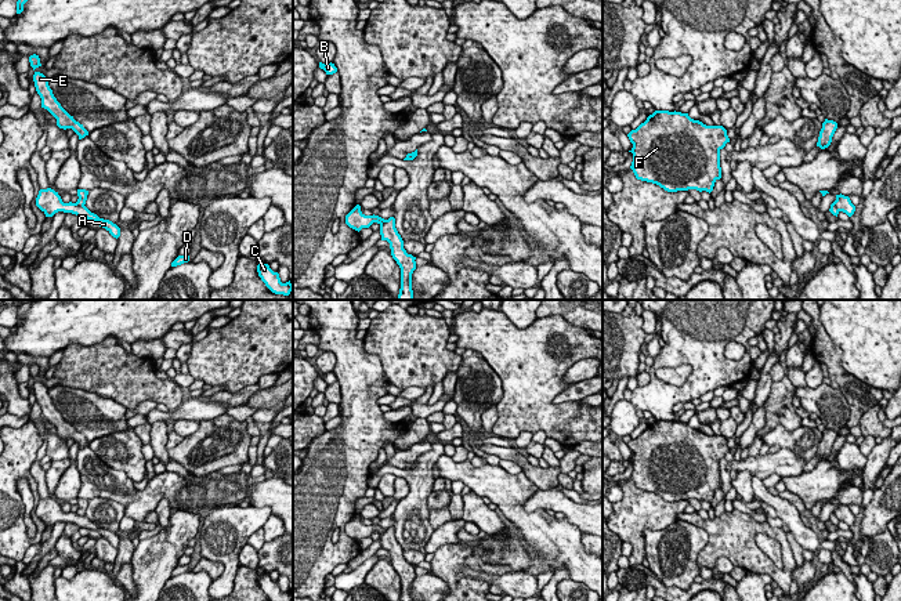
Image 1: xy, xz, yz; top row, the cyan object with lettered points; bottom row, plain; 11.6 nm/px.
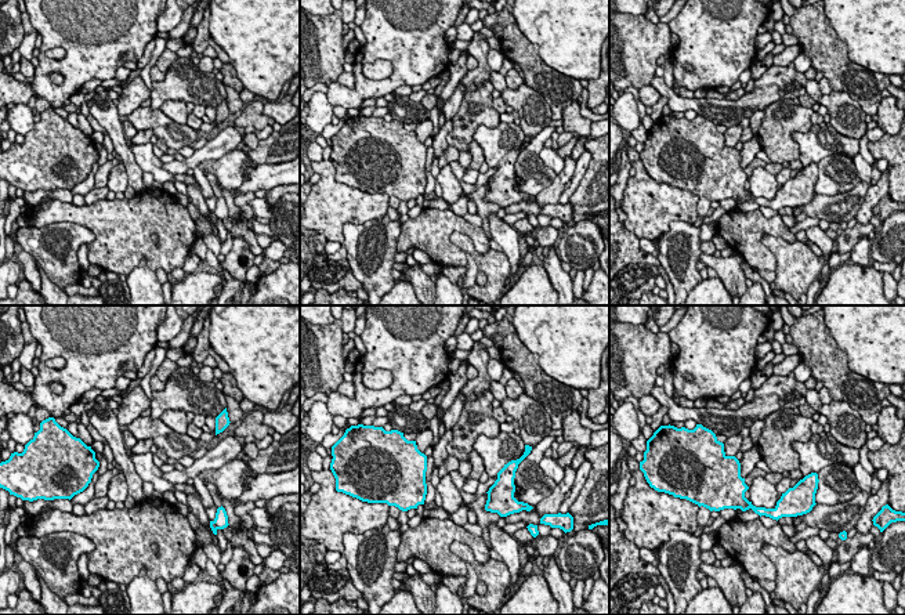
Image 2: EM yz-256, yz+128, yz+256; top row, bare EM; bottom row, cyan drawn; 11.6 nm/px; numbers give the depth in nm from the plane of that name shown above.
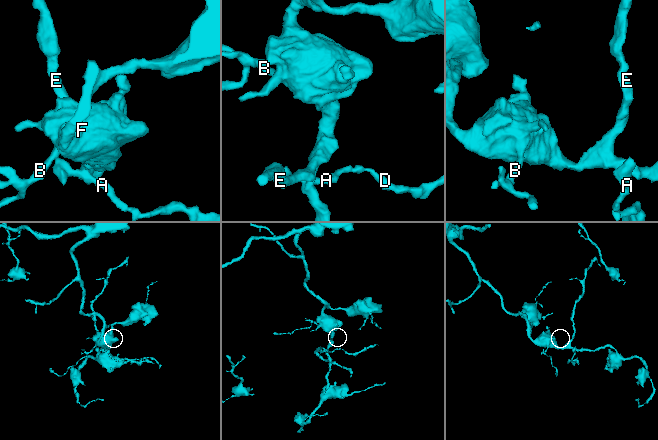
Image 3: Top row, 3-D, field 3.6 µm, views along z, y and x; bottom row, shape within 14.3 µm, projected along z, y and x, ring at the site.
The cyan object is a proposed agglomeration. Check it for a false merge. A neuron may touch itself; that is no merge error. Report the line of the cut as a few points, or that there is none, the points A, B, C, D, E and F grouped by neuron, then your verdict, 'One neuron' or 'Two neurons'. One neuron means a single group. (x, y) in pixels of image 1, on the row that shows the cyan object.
Split along xy (75, 203), (83, 206). Groups: A C D / B E F. Two neurons

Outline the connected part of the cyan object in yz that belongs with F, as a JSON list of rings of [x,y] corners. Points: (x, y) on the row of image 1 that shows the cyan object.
[[[655,111],[627,137],[633,144],[630,169],[637,180],[656,184],[667,192],[696,189],[710,193],[721,178],[720,151],[730,142],[723,126],[706,126],[688,113]]]

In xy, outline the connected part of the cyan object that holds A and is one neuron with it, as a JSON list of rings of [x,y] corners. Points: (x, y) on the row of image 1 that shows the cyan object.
[[[51,188],[39,191],[36,206],[46,214],[46,217],[53,217],[58,211],[72,213],[76,214],[79,218],[97,221],[99,227],[105,228],[116,239],[120,236],[120,228],[116,224],[109,220],[99,218],[86,206],[77,206],[72,202],[64,203],[58,192]]]

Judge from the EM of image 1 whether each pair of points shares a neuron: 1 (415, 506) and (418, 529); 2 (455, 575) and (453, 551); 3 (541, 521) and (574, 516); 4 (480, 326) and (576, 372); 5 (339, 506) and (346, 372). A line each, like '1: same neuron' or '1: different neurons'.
1: same neuron
2: same neuron
3: different neurons
4: different neurons
5: same neuron

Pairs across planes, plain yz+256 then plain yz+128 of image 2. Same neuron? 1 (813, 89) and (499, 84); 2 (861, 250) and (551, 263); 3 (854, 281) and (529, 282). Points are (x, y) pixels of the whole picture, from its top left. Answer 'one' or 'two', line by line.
1: one
2: one
3: one

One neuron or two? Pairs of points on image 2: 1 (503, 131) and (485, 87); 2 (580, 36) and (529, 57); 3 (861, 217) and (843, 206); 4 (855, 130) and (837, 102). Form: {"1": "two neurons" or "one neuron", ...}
{"1": "two neurons", "2": "two neurons", "3": "two neurons", "4": "one neuron"}

